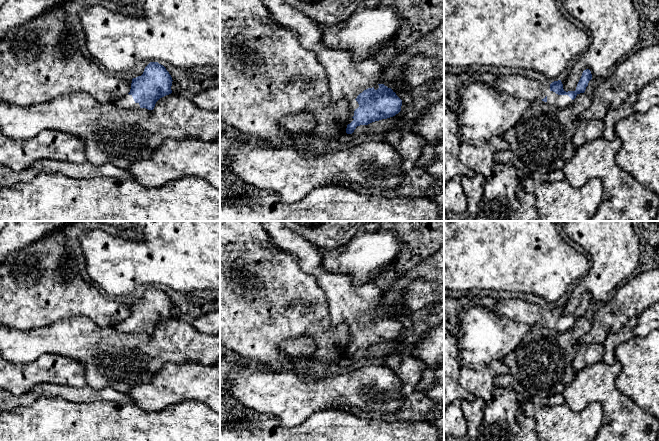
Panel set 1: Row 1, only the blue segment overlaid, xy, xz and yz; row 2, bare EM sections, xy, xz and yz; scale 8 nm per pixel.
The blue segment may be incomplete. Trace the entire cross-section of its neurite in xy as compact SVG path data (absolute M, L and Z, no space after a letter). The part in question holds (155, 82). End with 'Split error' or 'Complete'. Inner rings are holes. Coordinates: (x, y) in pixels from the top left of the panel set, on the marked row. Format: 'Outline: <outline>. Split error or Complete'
Outline: M150 62L141 76L132 79L130 92L114 104L119 108L153 110L156 102L172 93L172 77L158 62Z. Split error

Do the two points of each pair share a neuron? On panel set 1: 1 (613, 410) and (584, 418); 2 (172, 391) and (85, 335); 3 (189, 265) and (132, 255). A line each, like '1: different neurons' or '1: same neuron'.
1: different neurons
2: different neurons
3: same neuron

